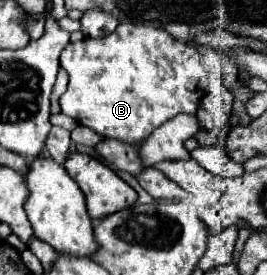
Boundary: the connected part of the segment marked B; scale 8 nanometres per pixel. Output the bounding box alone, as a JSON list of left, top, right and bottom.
[60,23,208,143]

